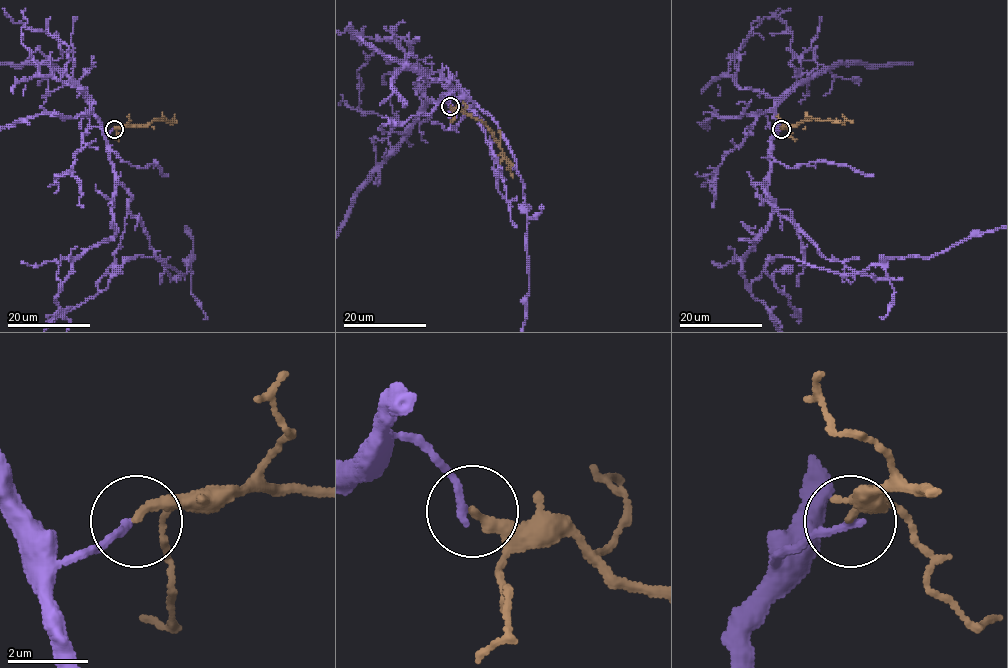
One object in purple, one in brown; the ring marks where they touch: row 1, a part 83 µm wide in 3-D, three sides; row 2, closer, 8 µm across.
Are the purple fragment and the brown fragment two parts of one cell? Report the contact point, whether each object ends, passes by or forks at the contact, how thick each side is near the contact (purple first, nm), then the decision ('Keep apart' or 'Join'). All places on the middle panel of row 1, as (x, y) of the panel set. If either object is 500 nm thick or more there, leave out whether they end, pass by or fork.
Place: (450, 106). At the ring purple ends. At the ring brown ends. Thickness 200 nm (purple) against 260 nm. Join

